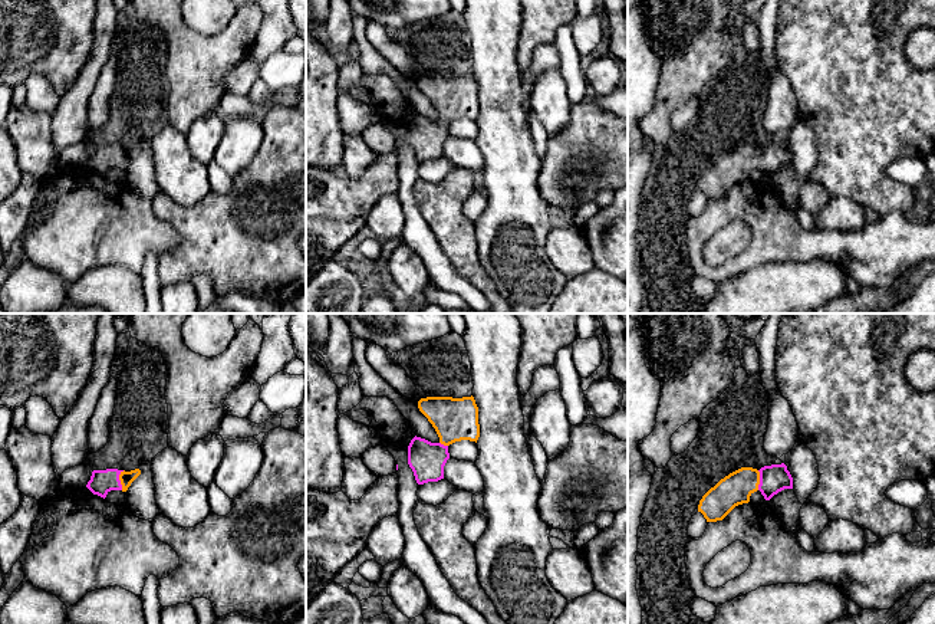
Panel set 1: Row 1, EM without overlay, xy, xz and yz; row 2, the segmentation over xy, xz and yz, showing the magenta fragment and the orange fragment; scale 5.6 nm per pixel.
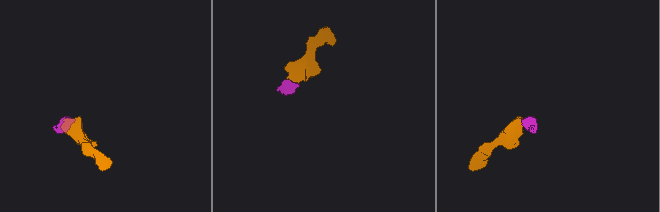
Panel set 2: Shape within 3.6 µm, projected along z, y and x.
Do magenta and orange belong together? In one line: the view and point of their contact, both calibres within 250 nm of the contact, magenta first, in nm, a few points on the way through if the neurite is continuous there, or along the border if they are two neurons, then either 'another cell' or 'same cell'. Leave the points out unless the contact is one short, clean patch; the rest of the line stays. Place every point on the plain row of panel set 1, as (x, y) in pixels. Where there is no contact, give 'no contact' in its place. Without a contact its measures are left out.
meets magenta in xy at (119, 158); 130 nm thick on the magenta side, 80 nm on the other; runs through xy (101, 160), (119, 158), (127, 156); same cell

